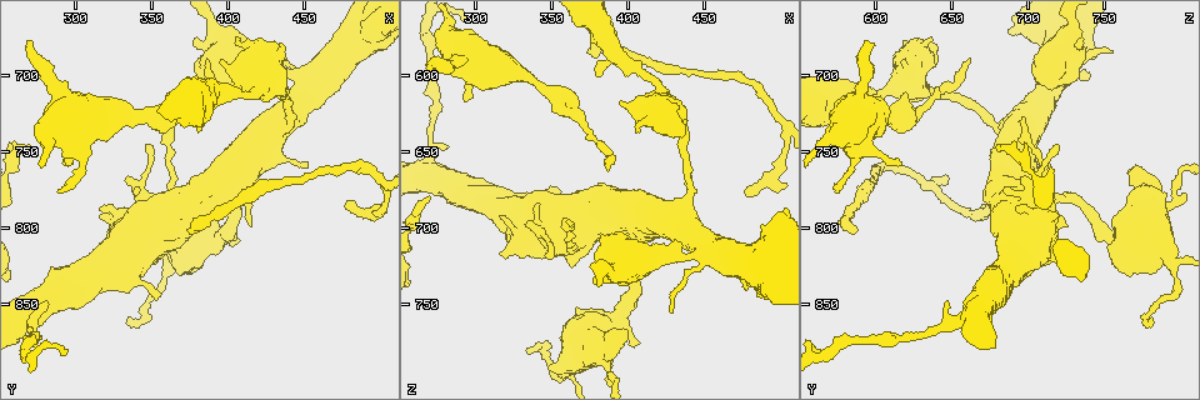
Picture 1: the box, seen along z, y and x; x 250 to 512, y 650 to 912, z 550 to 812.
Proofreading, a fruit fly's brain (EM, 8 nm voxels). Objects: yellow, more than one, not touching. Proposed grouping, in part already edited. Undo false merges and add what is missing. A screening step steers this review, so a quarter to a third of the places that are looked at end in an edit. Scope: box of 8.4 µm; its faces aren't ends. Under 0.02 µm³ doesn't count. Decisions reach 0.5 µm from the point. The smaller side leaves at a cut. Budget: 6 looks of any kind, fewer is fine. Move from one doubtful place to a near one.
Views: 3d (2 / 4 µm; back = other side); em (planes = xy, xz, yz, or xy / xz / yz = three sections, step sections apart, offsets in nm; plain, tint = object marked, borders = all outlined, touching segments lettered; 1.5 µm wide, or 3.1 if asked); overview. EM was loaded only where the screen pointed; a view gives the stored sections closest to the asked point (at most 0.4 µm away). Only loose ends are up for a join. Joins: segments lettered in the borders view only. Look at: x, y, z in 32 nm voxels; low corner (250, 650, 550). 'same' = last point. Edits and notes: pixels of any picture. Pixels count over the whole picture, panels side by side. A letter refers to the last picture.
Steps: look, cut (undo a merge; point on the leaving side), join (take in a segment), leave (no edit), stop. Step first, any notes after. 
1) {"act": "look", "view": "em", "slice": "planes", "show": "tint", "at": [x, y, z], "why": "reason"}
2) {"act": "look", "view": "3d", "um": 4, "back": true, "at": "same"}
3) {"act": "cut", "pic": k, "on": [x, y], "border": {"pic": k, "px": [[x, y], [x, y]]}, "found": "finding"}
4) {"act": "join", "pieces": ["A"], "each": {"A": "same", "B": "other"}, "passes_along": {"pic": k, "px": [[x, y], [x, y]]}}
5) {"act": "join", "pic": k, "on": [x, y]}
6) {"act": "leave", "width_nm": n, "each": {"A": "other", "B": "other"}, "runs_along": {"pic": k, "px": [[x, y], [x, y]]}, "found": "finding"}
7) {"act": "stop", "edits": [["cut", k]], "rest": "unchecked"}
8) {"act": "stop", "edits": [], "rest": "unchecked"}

{"act": "look", "view": "3d", "um": 4, "at": [268, 678, 592], "why": "an open end"}

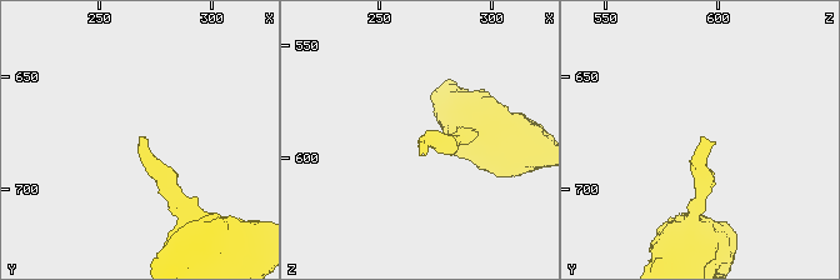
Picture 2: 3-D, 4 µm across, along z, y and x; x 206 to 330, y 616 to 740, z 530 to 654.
{"act": "look", "view": "em", "slice": "planes", "show": "borders", "at": [271, 675, 593]}

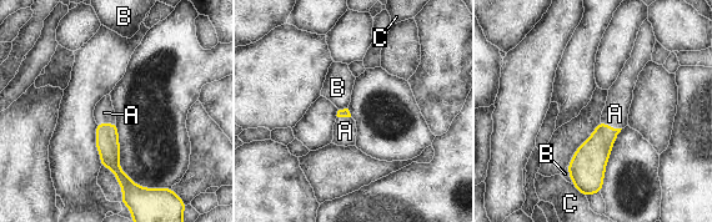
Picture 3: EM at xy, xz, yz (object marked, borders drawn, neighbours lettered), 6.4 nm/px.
{"act": "join", "pieces": ["A"], "longest_contact_nm": ["A", 150], "each": {"A": "same", "B": "other", "C": "other"}, "found": "it goes on there"}

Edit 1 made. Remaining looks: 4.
{"act": "look", "view": "overview", "why": "see it whole again"}

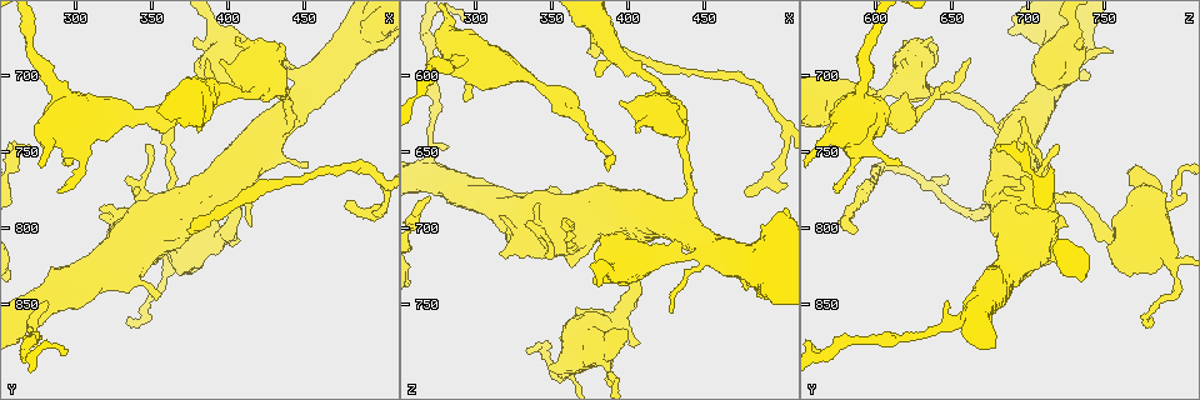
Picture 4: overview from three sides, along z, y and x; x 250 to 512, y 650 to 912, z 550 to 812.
{"act": "look", "view": "3d", "um": 4, "at": [374, 802, 586], "why": "an open end"}

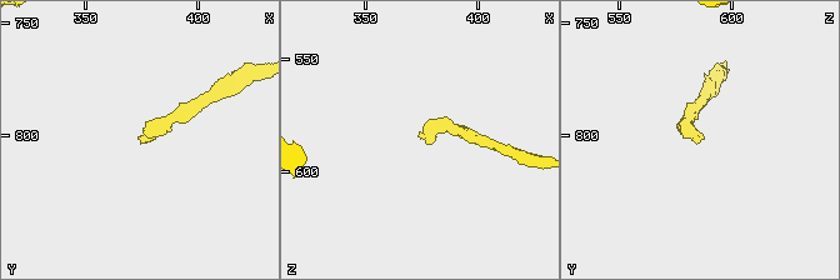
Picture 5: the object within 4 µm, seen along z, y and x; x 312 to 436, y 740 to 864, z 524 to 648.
{"act": "look", "view": "em", "slice": "planes", "show": "borders", "at": [375, 804, 586], "why": "need the tissue"}

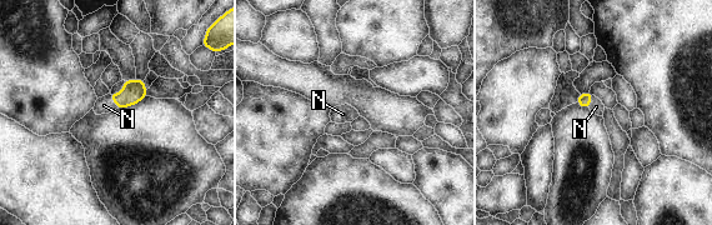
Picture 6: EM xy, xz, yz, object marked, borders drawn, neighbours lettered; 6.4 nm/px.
{"act": "join", "pieces": ["N"], "each": {"N": "same"}, "passes_along": {"pic": 6, "px": [[134, 91], [113, 100], [104, 105]]}, "found": "it goes on there"}

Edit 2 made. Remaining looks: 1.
{"act": "stop", "edits": [["join", 3], ["join", 6]], "rest": "unchecked"}

